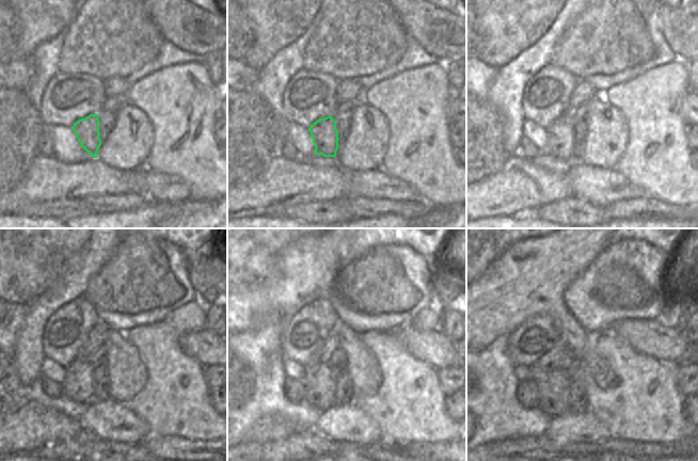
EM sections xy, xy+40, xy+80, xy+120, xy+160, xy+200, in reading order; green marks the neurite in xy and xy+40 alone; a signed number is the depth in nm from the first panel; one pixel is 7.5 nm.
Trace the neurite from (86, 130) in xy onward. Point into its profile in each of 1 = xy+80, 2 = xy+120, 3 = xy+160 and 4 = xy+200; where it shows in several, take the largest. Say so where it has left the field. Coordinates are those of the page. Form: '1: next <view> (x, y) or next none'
1: next xy+80 (560, 134)
2: next xy+120 (78, 385)
3: next xy+160 (319, 384)
4: next xy+200 (554, 393)

